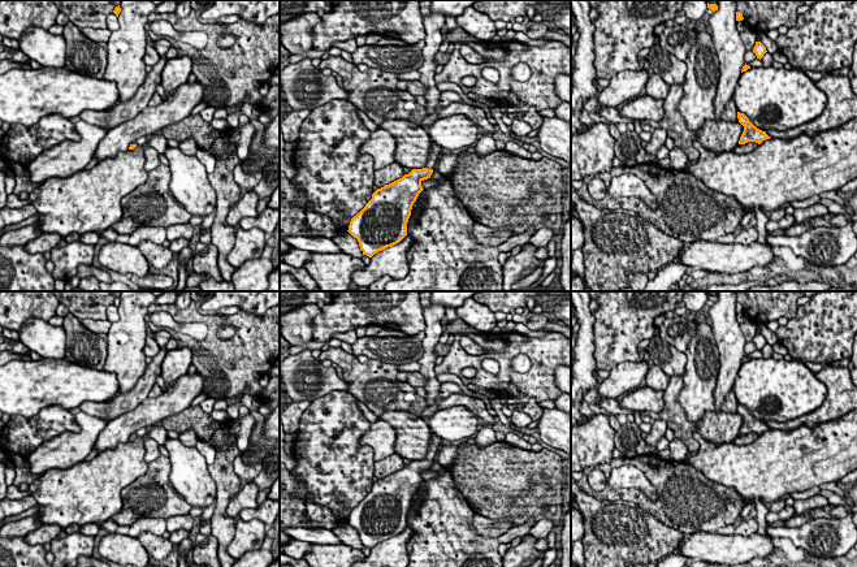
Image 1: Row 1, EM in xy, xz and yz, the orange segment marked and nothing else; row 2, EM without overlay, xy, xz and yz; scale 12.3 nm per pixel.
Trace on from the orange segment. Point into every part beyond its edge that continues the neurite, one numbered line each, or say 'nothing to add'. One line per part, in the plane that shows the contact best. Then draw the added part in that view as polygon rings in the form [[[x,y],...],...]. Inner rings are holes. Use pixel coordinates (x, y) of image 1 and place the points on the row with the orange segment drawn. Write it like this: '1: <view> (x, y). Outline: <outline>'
1: xz (436, 150). Outline: [[[432,142],[432,153],[427,161],[427,166],[428,169],[434,169],[434,165],[441,155],[441,148],[437,143]]]

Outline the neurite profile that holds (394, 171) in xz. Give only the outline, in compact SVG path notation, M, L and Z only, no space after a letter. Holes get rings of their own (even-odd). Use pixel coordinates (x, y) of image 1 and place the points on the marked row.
M394 161L378 170L375 170L375 185L377 189L384 187L385 185L389 185L404 176L404 169L403 166Z

